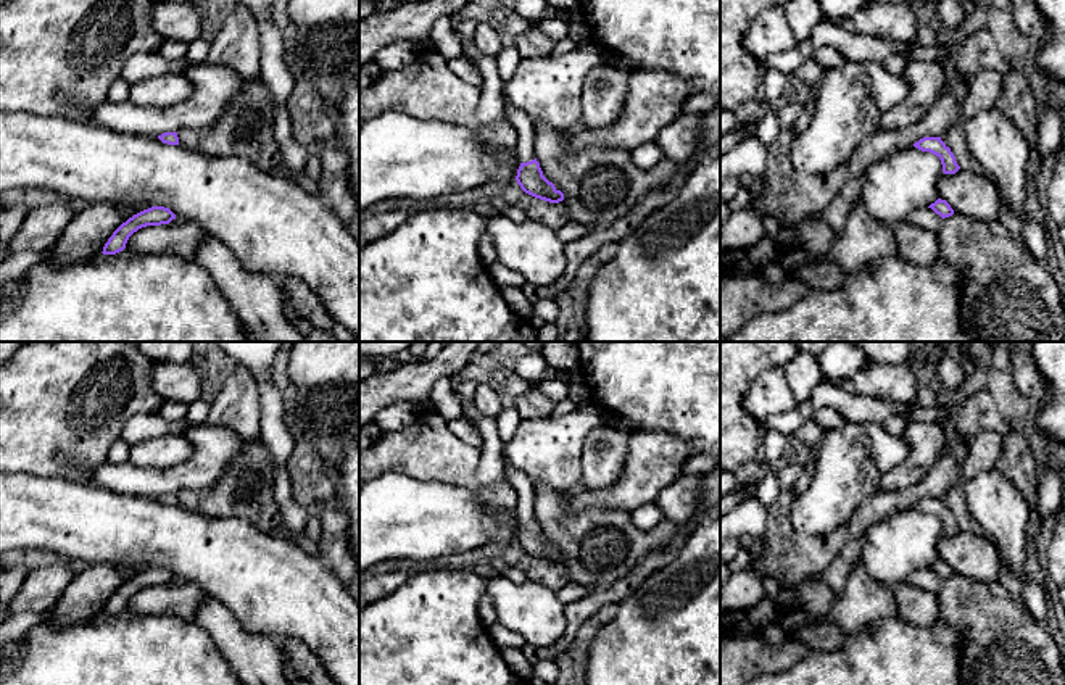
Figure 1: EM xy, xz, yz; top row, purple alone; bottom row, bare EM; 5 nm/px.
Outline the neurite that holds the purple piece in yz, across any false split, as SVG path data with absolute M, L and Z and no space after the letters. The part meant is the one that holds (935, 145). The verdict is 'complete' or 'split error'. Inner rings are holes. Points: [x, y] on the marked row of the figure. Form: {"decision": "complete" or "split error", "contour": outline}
{"decision": "complete", "contour": "M923 137L914 143L915 148L922 152L930 152L941 160L944 174L955 174L960 166L955 161L951 148L941 140L941 137Z"}

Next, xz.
{"decision": "split error", "contour": "M504 97L504 119L517 131L517 143L514 153L520 163L516 181L520 189L540 200L549 203L559 203L564 200L564 193L549 182L540 168L535 156L535 126L533 121L520 110L517 110Z"}

